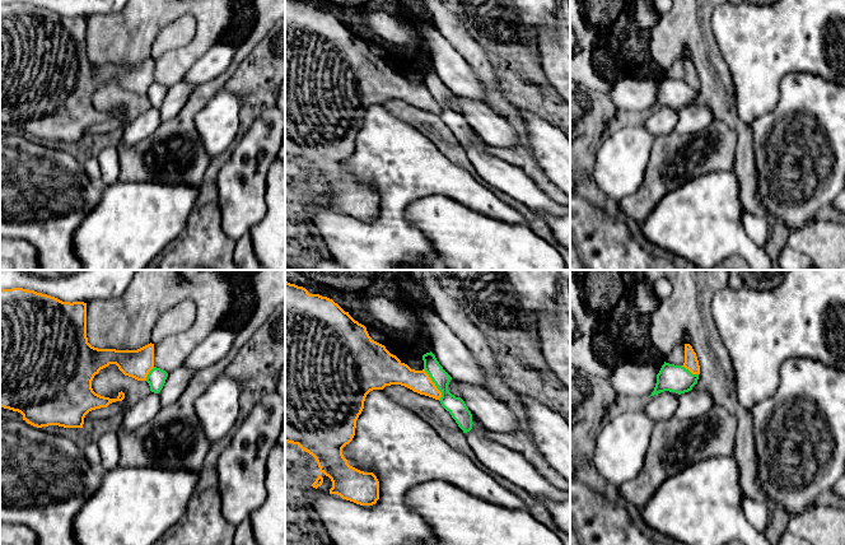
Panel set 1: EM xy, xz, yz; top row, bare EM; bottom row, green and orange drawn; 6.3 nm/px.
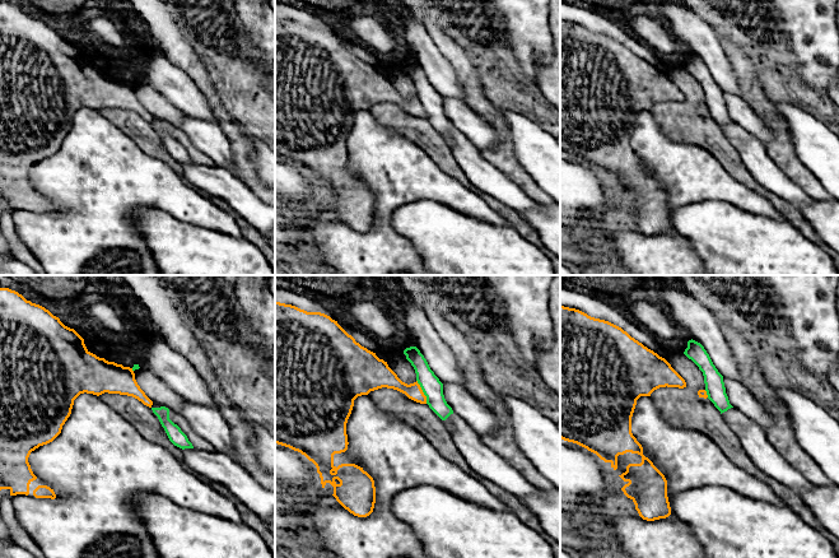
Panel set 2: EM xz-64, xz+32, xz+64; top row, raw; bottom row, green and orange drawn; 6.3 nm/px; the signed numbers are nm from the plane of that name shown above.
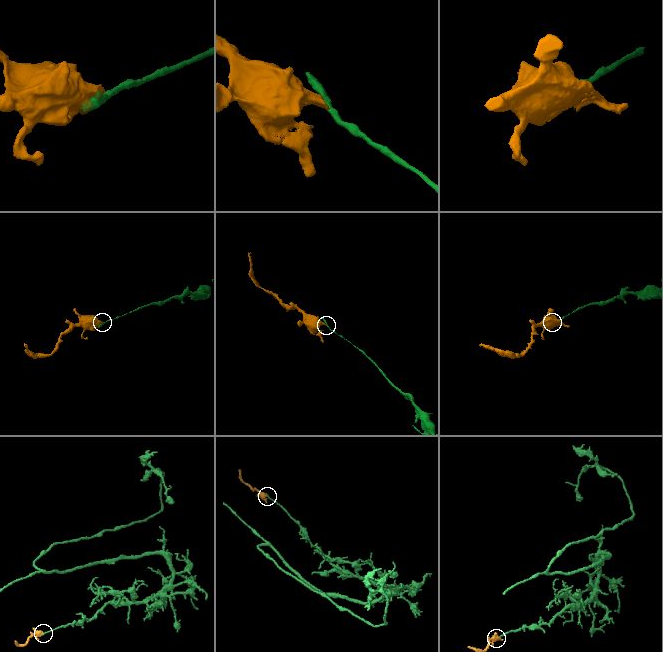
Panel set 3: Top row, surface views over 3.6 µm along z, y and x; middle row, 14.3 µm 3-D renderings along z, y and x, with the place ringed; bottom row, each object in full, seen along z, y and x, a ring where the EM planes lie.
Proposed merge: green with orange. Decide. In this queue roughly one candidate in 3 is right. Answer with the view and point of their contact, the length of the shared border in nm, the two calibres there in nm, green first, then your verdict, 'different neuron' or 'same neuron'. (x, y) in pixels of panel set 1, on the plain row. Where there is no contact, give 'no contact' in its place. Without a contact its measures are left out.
xz (435, 99) | 220 nm | 120/140 nm | different neuron

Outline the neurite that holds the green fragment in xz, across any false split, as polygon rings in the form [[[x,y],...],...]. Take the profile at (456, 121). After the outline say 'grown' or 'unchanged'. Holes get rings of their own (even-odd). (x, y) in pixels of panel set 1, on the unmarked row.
[[[430,66],[422,70],[424,84],[442,107],[440,118],[452,130],[458,141],[467,148],[472,144],[472,129],[461,112],[448,104],[452,92],[443,84],[435,70]]]; unchanged

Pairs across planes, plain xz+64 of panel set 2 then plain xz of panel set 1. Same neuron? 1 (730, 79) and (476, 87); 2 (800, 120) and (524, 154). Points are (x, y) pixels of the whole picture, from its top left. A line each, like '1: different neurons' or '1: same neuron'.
1: same neuron
2: different neurons

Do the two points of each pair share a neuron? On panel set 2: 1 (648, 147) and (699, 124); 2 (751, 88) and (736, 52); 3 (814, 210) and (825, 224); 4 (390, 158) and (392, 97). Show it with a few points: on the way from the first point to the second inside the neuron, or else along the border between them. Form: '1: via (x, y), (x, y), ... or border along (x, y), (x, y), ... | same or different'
1: border along (651, 114), (672, 139), (698, 145) | different
2: via (747, 79), (740, 61) | same
3: via (817, 214), (824, 221) | same
4: border along (369, 111), (382, 125), (418, 145) | different

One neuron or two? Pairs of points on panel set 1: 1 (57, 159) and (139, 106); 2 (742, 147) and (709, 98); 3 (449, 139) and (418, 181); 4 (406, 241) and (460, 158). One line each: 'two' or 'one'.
1: two
2: one
3: two
4: two

